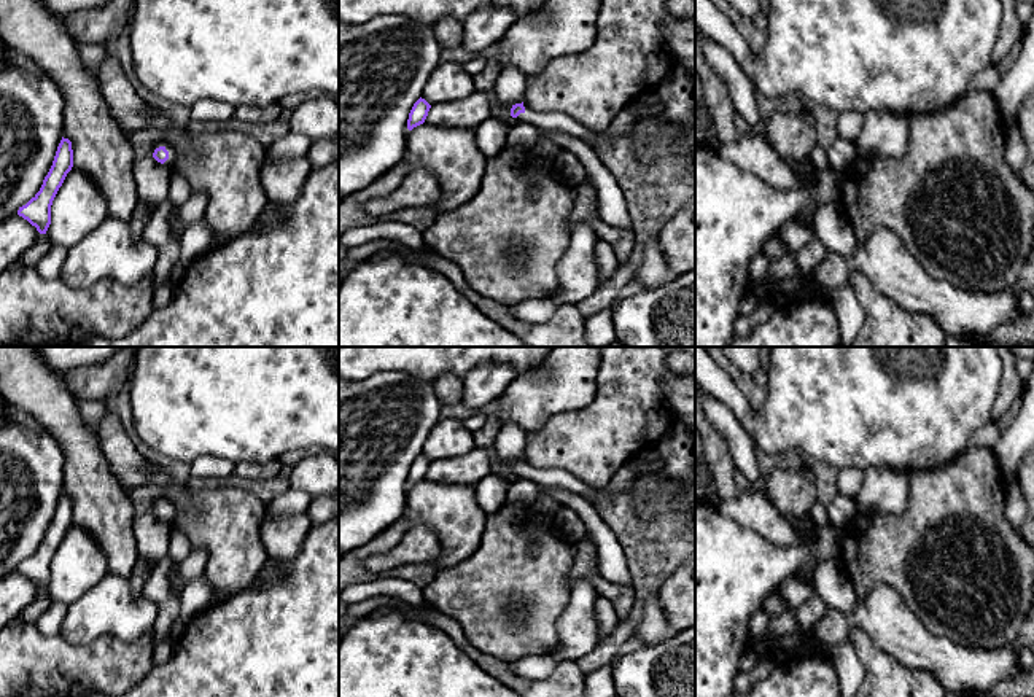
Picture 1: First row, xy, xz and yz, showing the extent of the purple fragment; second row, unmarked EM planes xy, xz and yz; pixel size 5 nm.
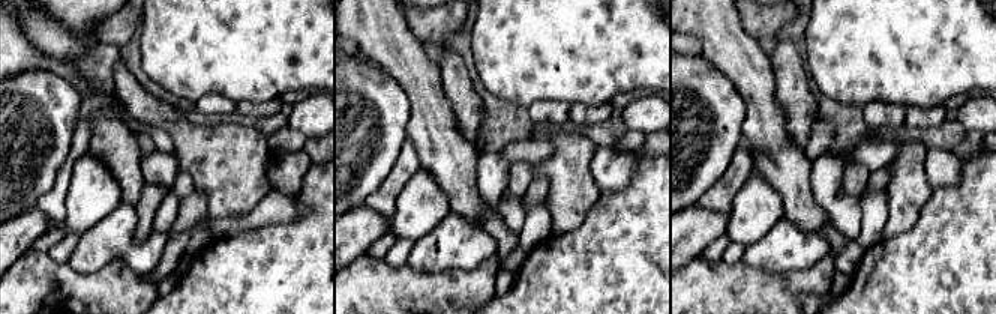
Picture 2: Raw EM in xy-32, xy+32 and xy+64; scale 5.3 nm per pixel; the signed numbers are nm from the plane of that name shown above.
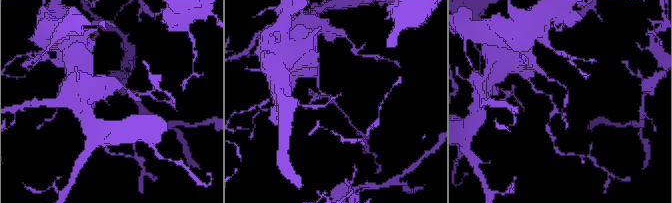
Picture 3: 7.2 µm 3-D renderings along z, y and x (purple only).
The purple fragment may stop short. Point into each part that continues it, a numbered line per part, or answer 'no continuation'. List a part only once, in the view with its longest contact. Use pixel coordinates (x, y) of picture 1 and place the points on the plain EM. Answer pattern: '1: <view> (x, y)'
1: xy (171, 519)

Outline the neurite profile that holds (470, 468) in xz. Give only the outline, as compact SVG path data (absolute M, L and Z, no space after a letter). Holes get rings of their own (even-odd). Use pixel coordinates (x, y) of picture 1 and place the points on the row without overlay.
M482 447L455 458L431 461L426 481L441 485L469 485L474 487L492 473L490 457Z

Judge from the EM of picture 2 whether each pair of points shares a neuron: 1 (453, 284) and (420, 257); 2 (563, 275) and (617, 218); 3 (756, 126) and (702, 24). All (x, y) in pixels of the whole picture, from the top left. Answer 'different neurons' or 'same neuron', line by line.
1: different neurons
2: same neuron
3: same neuron

